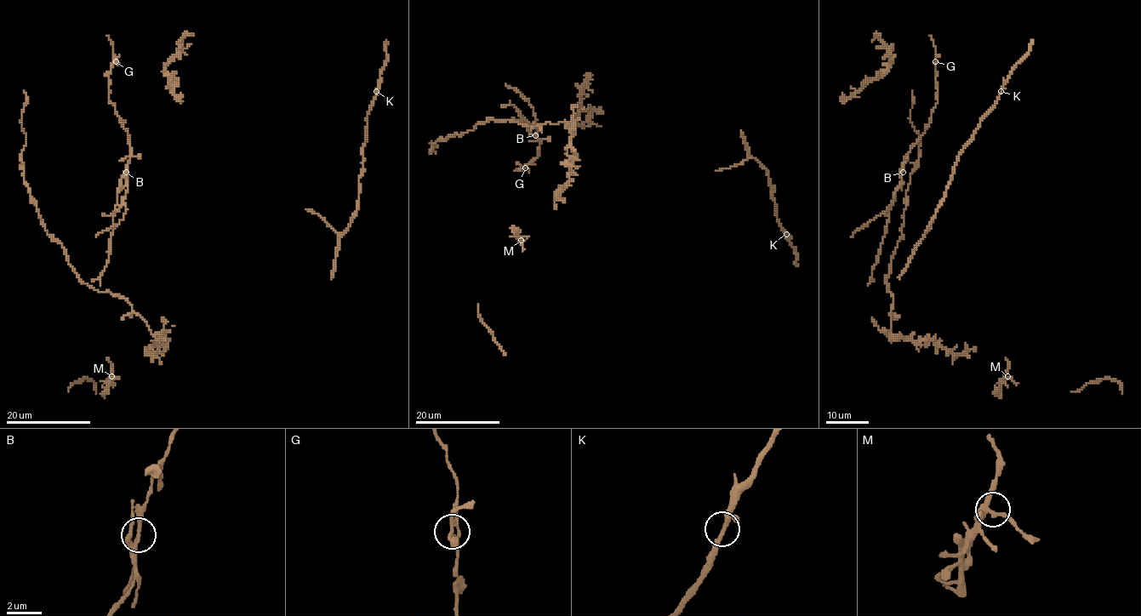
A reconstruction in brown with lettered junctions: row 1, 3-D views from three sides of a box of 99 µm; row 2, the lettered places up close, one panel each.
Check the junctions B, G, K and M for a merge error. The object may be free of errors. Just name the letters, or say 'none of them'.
B

